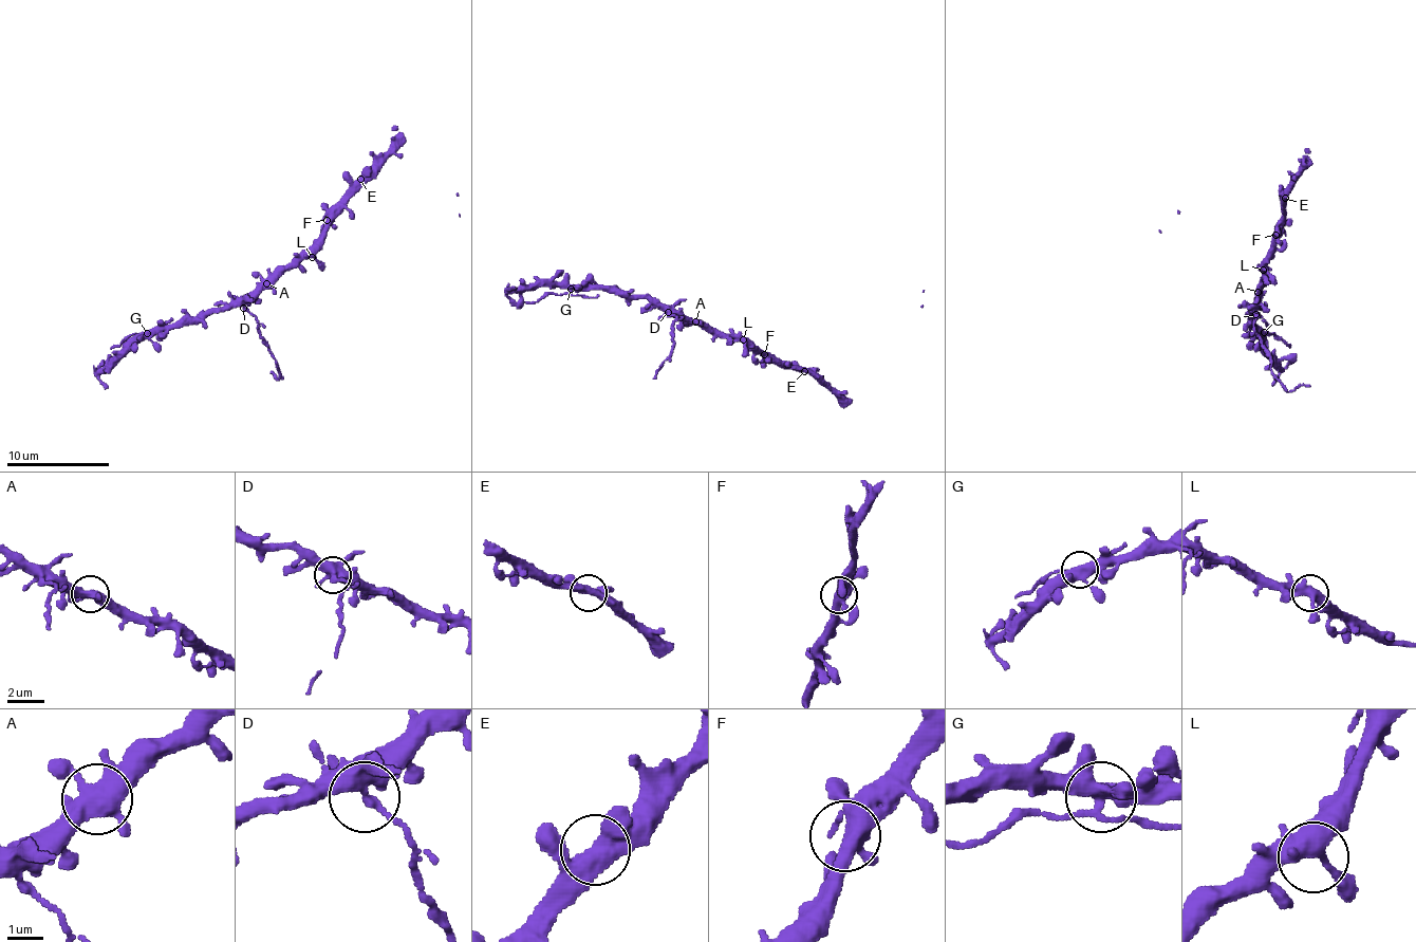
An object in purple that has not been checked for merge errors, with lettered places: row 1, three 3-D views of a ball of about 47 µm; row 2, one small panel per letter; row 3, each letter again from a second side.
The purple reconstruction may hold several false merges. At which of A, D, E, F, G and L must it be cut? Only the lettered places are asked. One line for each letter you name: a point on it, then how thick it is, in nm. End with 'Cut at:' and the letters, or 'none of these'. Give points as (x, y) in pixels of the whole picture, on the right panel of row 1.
D: Place: (1255, 314). Thickness 400 nm
G: Place: (1264, 332). Thickness 440 nm
Cut at: D, G

